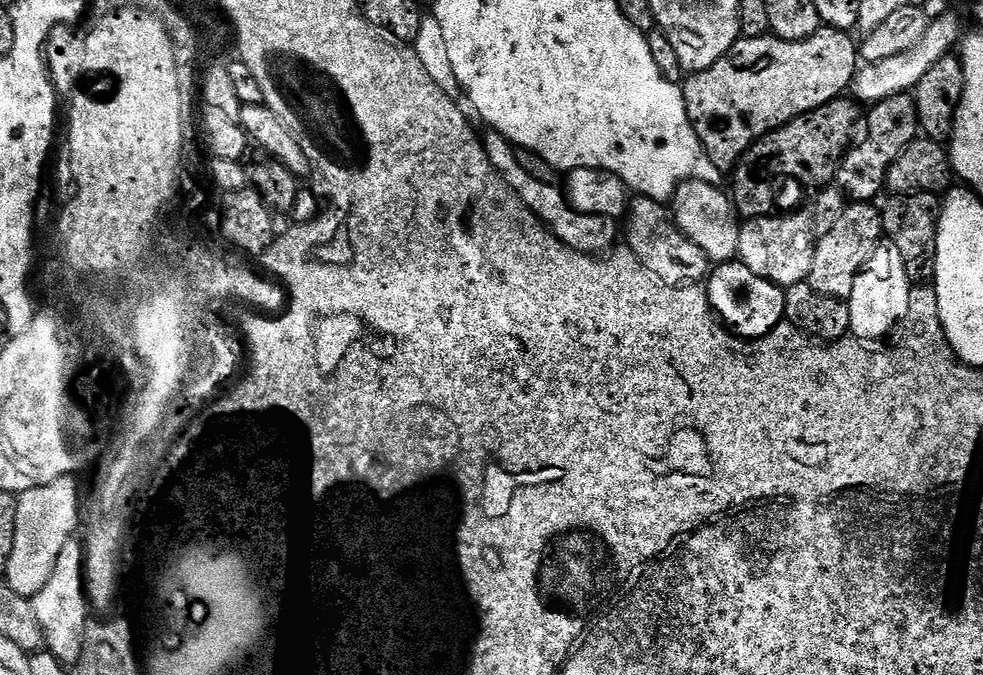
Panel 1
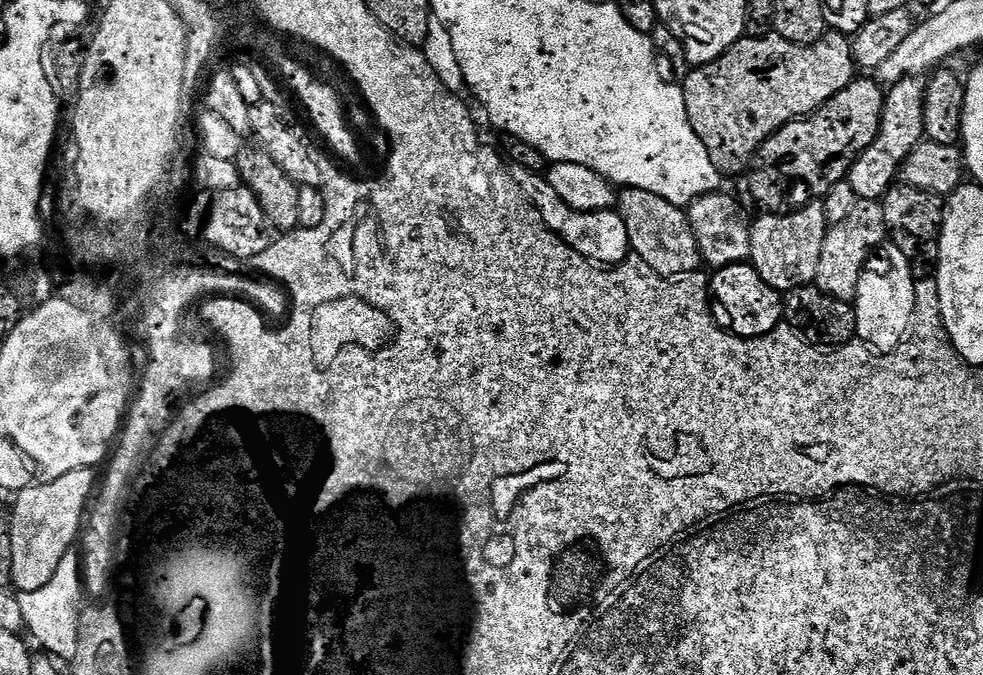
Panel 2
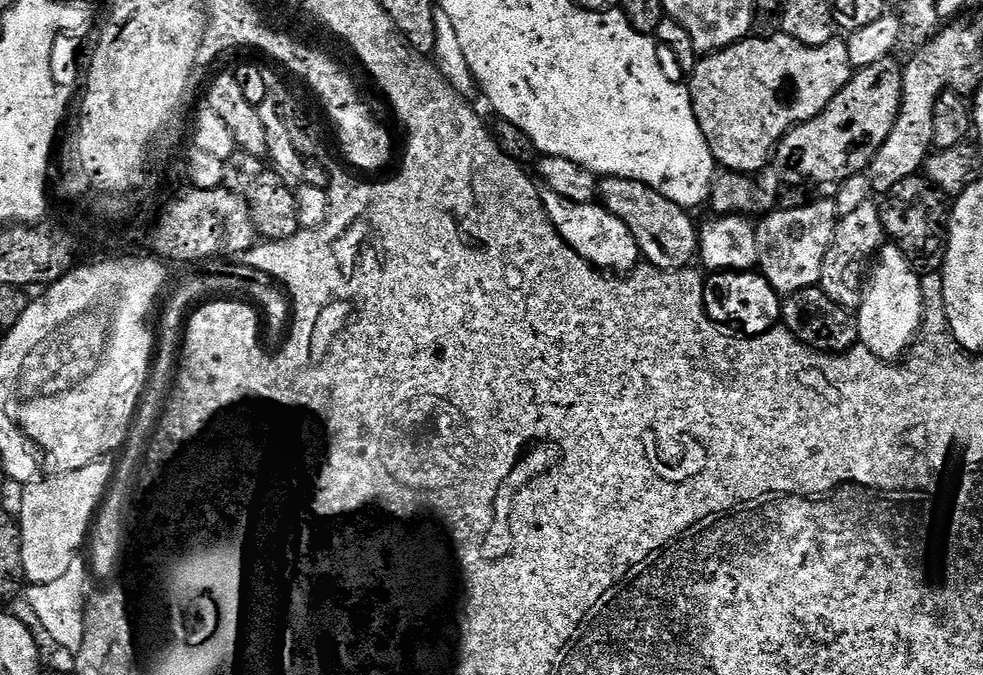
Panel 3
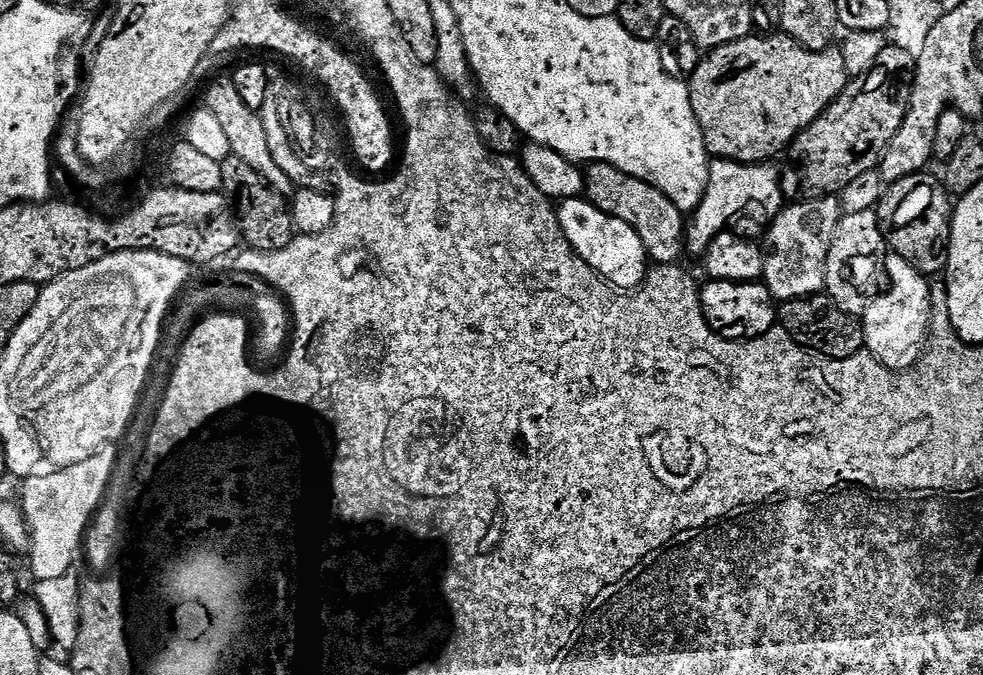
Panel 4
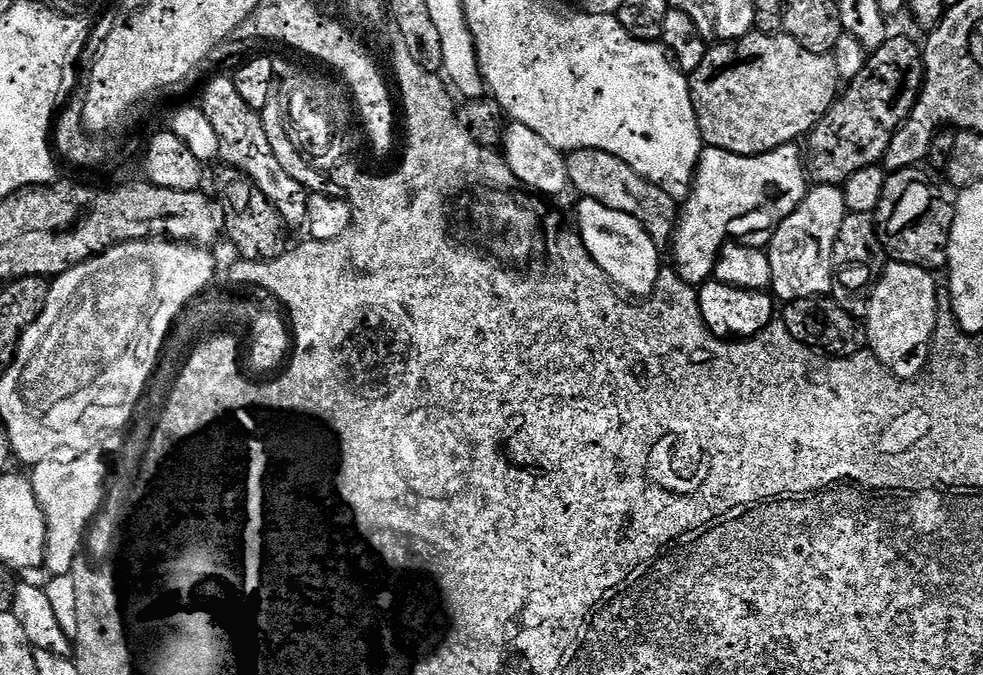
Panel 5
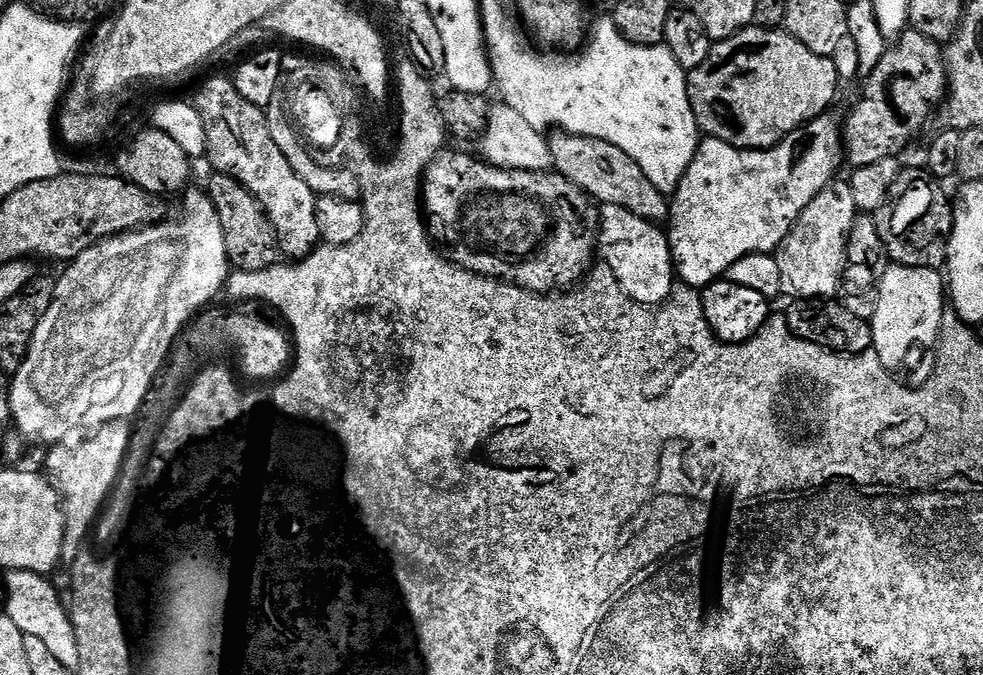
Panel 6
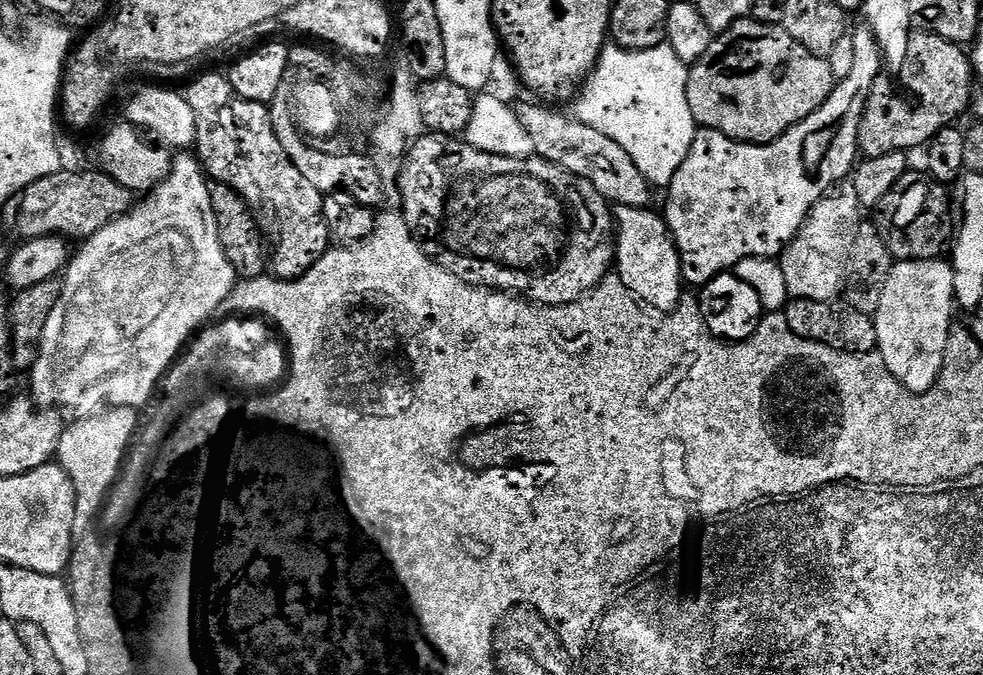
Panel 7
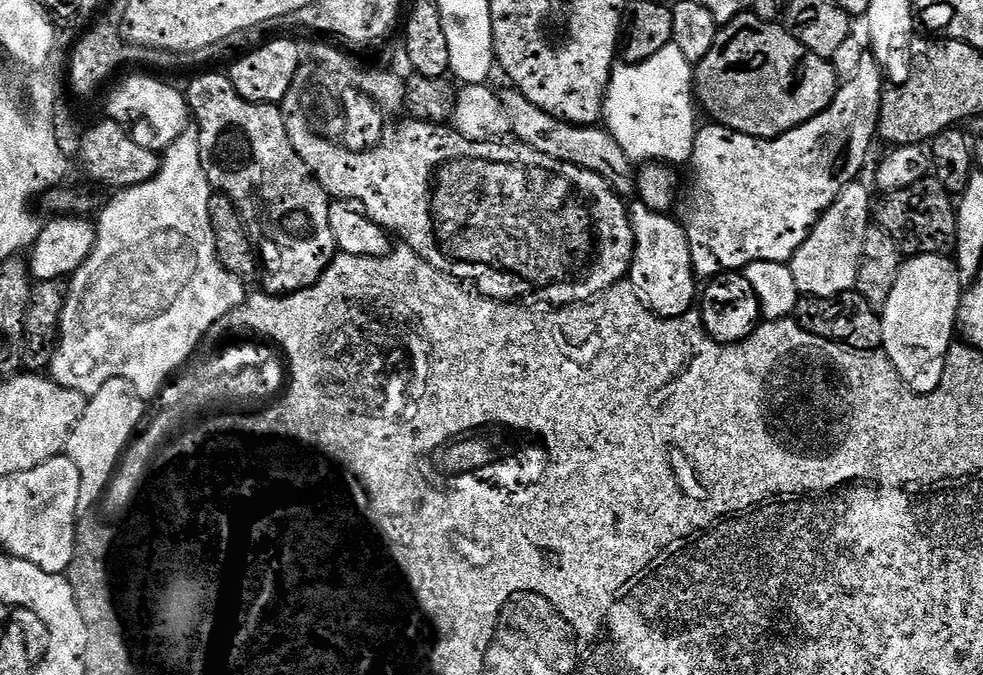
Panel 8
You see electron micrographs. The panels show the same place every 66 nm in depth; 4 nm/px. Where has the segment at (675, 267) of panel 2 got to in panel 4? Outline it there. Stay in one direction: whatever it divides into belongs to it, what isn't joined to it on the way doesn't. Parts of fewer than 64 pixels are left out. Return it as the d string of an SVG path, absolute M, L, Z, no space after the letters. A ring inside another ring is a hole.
M588 164L584 178L584 187L587 199L591 200L594 206L598 206L598 210L602 210L614 218L622 218L622 222L634 226L638 238L642 238L642 242L646 246L649 261L656 264L674 264L681 259L680 255L685 255L685 213L680 212L678 206L674 206L674 202L670 202L670 198L666 198L666 194L662 194L662 190L650 186L650 182L642 182L642 178L634 178L630 174L622 174L622 170L618 170L609 164Z

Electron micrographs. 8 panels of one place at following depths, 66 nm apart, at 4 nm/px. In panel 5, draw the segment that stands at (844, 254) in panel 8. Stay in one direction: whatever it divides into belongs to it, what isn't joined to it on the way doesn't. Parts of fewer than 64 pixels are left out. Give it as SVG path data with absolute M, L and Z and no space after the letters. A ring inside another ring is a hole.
M816 184L796 207L794 214L790 214L790 218L782 221L771 233L766 251L770 258L771 291L777 301L805 300L831 293L831 288L834 288L834 242L849 213L844 193L845 189L835 184Z

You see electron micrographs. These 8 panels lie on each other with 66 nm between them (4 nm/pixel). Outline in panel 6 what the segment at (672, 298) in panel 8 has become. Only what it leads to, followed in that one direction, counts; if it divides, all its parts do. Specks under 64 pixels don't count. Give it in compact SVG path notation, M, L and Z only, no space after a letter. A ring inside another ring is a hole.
M605 204L598 212L598 256L614 270L614 278L622 290L637 304L659 306L667 300L674 287L672 251L663 227L638 218L622 206Z

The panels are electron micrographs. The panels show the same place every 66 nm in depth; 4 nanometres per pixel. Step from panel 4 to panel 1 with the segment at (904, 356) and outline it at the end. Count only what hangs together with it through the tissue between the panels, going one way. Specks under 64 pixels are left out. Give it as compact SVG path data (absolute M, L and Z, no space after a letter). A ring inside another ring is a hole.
M882 242L872 252L872 257L864 264L863 270L856 275L854 290L846 303L850 310L851 335L861 342L880 340L906 318L913 285L908 284L909 265L905 264L902 254L898 254L898 246L890 242Z

